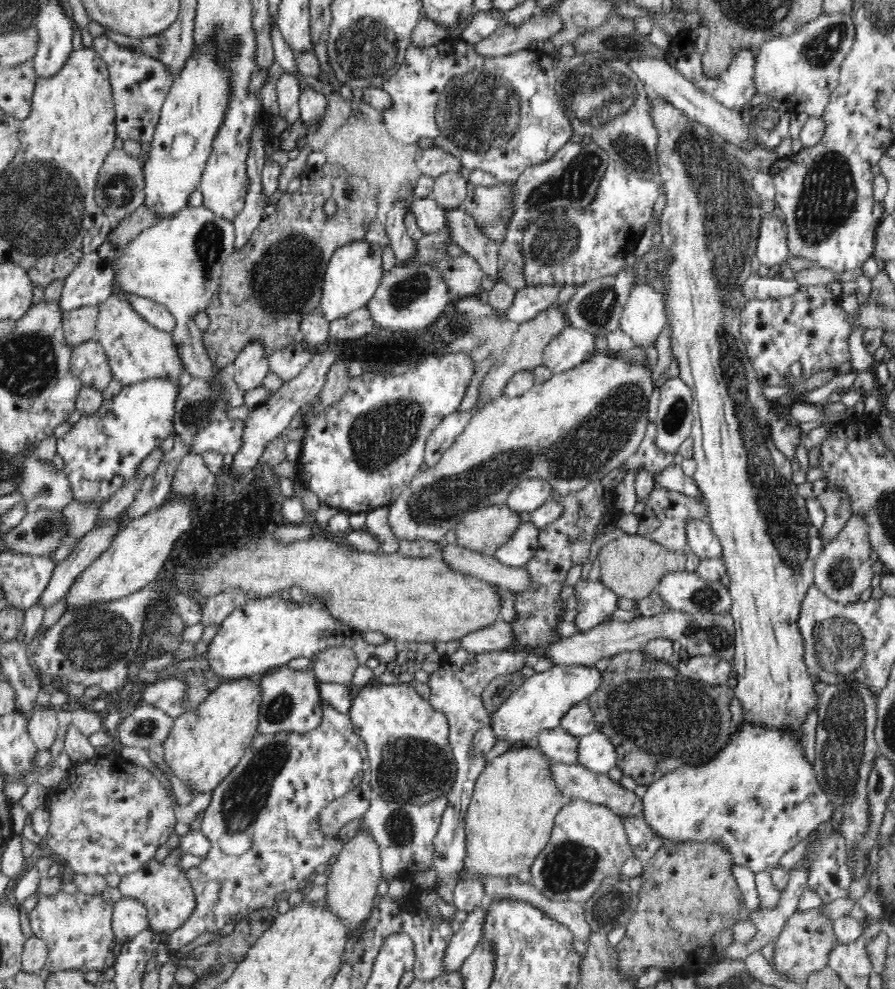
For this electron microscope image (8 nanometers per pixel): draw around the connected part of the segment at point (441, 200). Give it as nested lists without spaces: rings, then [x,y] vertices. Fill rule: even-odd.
[[[446,172],[435,179],[429,198],[438,202],[445,211],[461,207],[466,200],[469,182],[460,172]]]

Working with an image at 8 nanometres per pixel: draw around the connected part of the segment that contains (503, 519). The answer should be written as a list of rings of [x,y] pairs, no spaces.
[[[507,503],[482,507],[474,512],[467,512],[457,522],[457,543],[470,550],[493,555],[511,539],[519,524],[519,513],[512,510]]]

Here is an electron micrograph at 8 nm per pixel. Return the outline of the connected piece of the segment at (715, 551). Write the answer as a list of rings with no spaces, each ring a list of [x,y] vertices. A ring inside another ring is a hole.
[[[688,519],[686,525],[687,544],[691,550],[701,559],[718,558],[722,559],[722,547],[709,519]]]

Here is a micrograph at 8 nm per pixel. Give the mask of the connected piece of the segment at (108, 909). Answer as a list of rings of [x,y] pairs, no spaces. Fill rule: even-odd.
[[[59,891],[54,895],[40,895],[38,904],[28,914],[33,935],[47,944],[45,968],[50,973],[71,970],[102,972],[108,952],[116,942],[112,930],[112,902],[105,902],[100,895]]]

